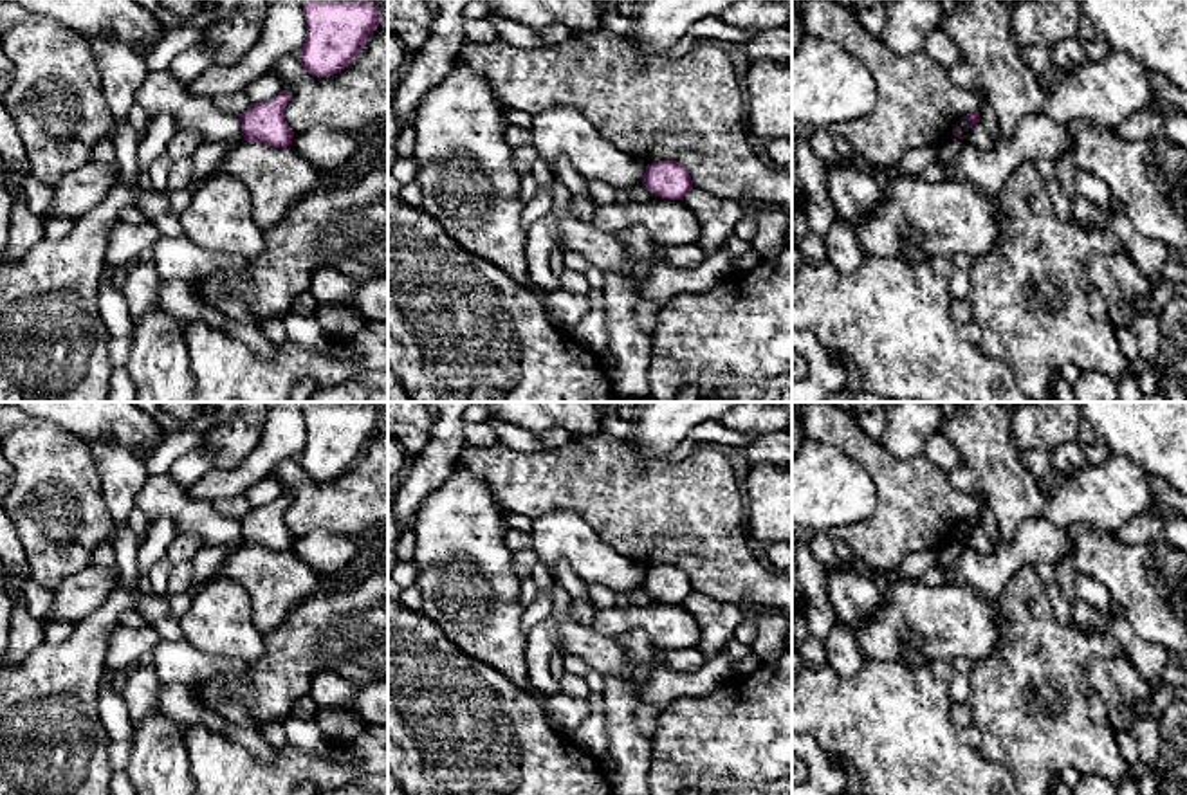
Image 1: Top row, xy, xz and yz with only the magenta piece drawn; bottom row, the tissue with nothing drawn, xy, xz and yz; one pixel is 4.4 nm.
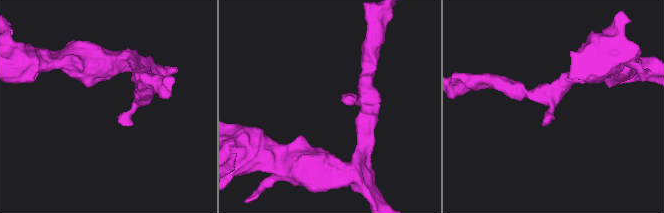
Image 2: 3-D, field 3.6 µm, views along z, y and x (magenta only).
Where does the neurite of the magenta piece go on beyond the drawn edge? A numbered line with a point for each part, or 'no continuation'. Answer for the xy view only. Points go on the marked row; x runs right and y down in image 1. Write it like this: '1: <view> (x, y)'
no continuation

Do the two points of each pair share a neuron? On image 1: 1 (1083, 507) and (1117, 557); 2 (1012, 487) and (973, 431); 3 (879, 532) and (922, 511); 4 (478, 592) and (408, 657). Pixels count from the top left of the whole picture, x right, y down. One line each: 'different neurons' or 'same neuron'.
1: different neurons
2: same neuron
3: same neuron
4: different neurons

